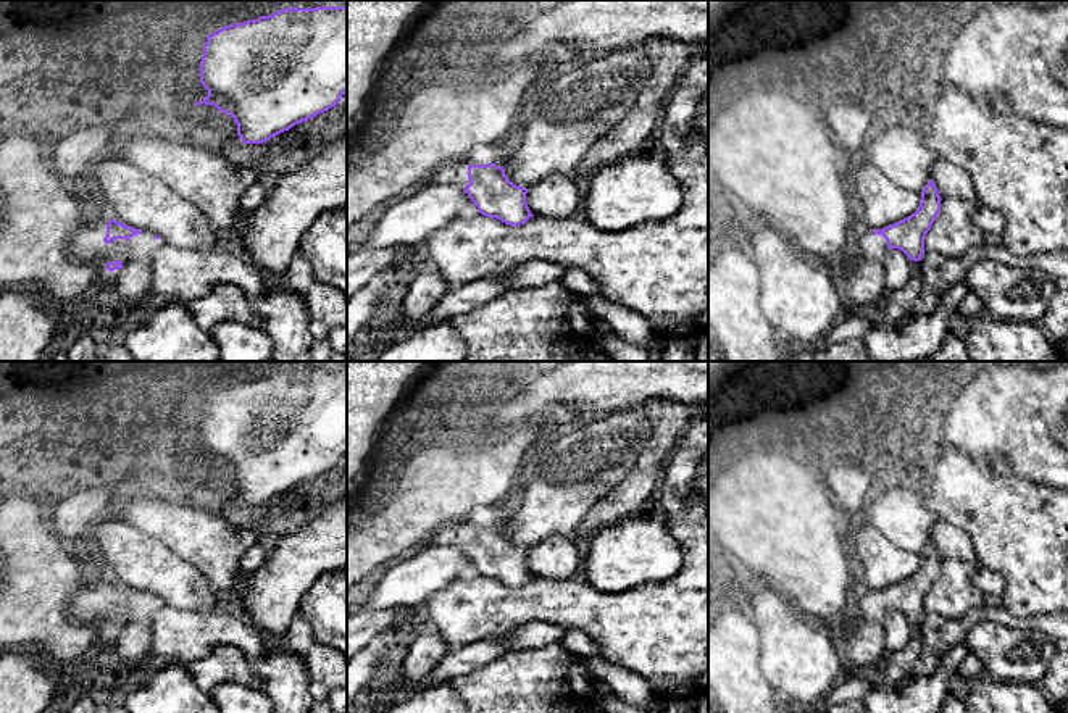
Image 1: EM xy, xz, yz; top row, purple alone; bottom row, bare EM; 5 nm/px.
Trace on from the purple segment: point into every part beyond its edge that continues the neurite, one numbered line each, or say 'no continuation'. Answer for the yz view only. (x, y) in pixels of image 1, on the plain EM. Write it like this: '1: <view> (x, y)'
1: yz (865, 647)

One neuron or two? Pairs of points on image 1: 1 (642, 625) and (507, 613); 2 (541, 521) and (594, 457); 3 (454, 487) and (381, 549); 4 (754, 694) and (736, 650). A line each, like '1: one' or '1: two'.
1: one
2: one
3: one
4: one

